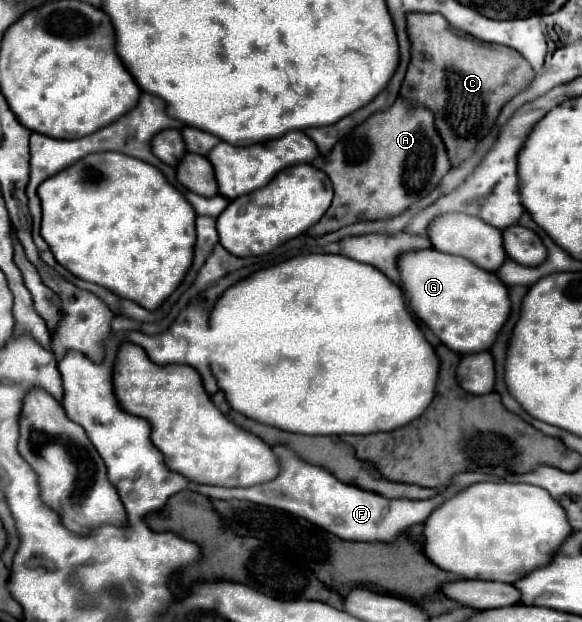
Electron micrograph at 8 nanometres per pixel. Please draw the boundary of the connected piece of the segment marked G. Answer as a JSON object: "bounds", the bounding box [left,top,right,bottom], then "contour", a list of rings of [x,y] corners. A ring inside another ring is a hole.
{"bounds":[396,249,510,355],"contour":[[[436,249],[404,251],[396,265],[404,301],[448,349],[466,355],[492,347],[510,311],[508,289],[494,273],[472,265],[472,261],[464,257],[440,253]]]}

